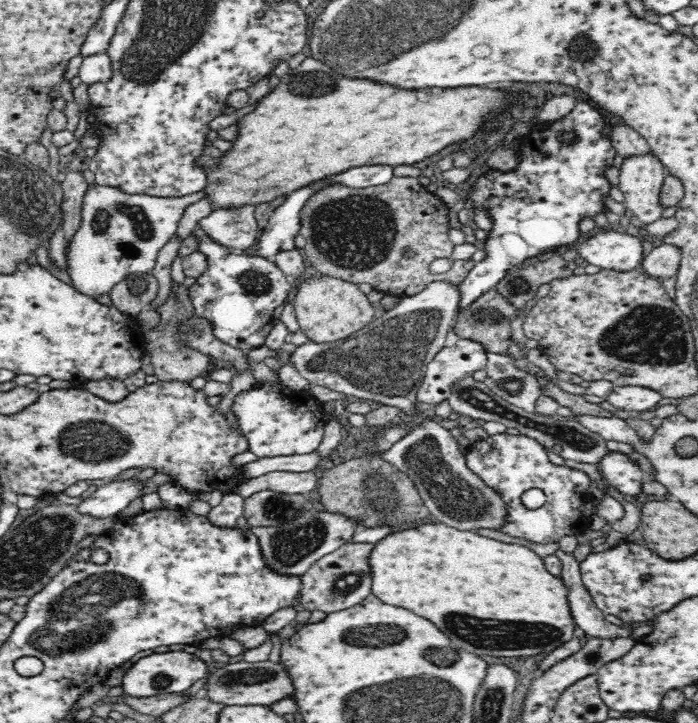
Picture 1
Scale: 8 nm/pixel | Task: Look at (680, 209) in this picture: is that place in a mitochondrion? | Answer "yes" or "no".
no

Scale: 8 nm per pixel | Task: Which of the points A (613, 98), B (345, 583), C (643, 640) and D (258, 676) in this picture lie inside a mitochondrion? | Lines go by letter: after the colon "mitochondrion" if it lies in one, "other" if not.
A: other
B: mitochondrion
C: other
D: mitochondrion

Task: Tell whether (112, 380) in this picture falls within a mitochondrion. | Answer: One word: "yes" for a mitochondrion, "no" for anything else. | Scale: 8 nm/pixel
no

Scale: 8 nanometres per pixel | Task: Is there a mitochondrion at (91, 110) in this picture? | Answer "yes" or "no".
no

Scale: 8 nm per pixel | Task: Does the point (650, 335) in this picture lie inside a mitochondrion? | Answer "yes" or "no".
yes

